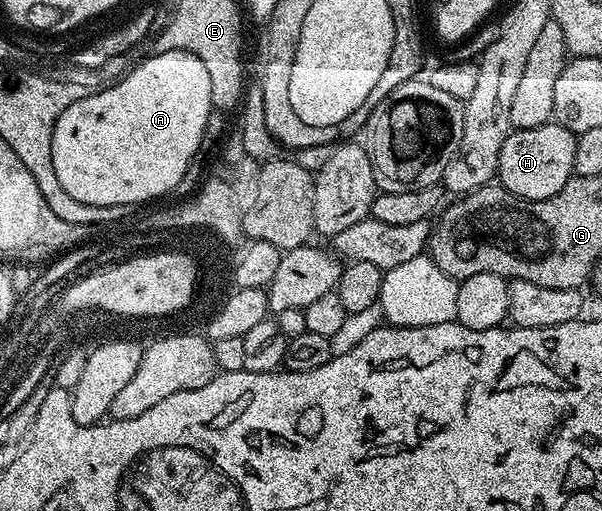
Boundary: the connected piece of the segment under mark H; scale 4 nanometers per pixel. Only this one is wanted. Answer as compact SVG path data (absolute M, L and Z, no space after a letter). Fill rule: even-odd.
M557 121L536 125L536 129L514 129L500 149L497 182L521 199L540 201L560 193L574 175L577 134Z

